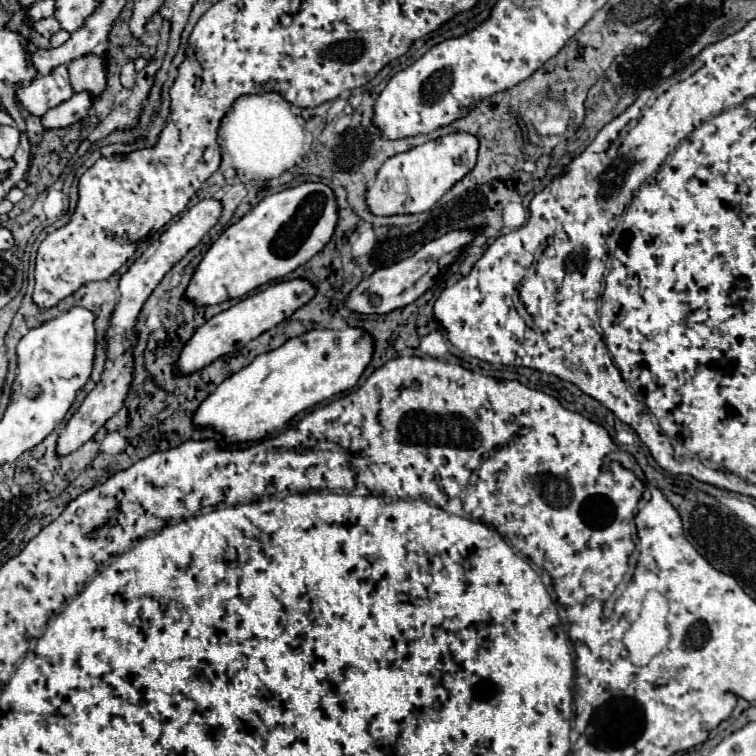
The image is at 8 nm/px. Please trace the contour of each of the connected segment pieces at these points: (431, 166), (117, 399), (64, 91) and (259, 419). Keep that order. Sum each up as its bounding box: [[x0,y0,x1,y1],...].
[[365,134,479,216],[57,200,221,456],[15,66,73,116],[193,326,373,444]]

